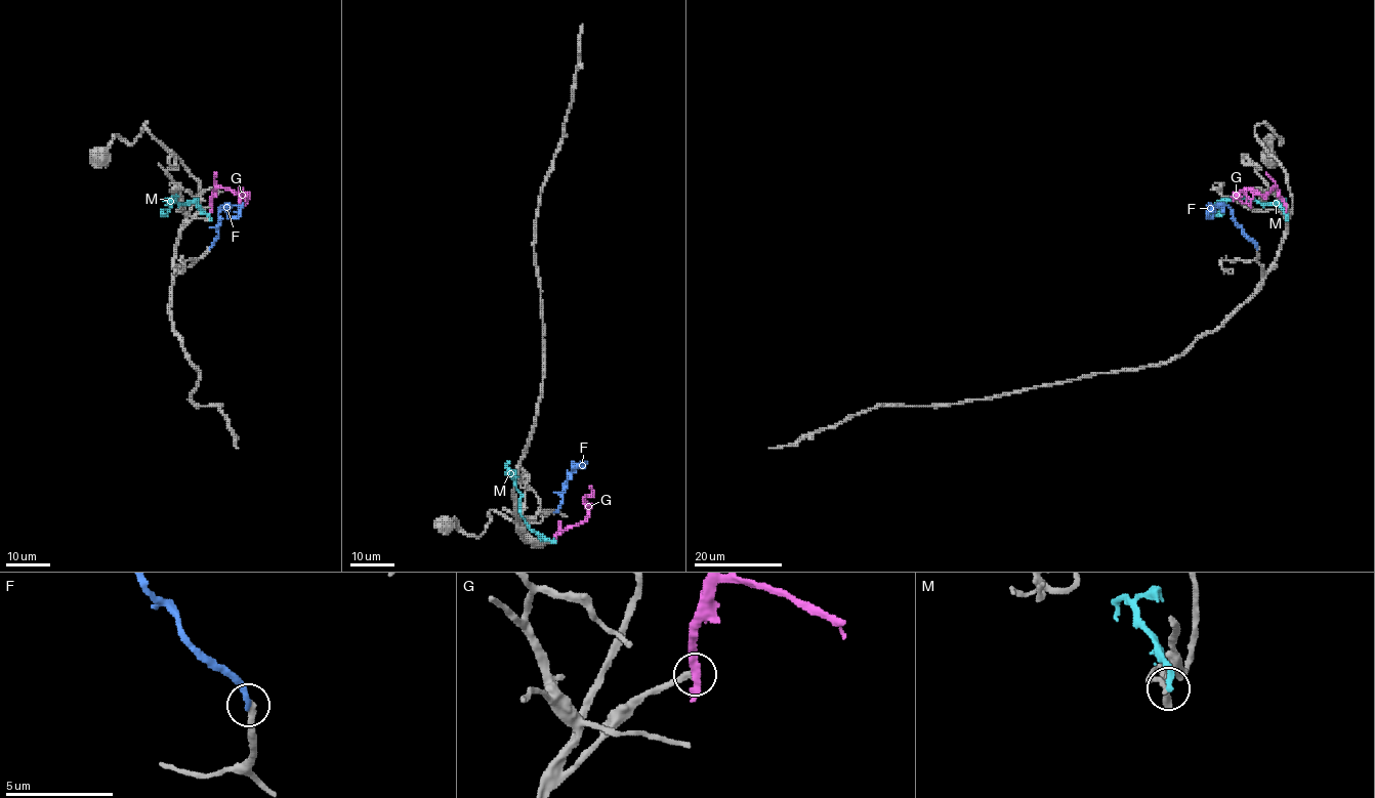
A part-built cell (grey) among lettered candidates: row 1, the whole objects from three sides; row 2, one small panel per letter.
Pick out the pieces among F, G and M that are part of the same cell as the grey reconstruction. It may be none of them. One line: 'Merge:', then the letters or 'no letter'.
Merge: F

